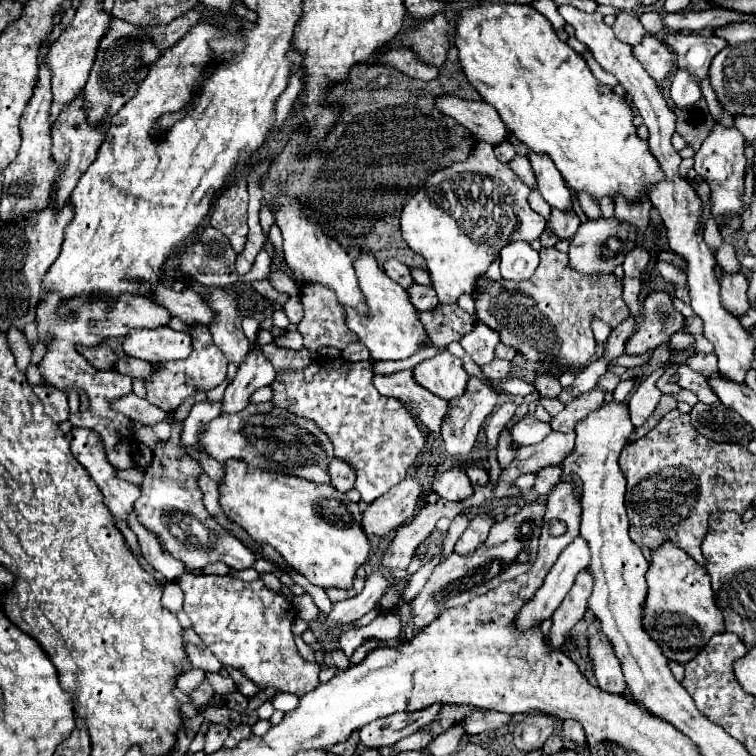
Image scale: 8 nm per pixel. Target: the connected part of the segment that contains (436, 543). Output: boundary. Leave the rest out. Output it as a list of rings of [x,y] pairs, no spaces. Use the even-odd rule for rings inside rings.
[[[433,530],[431,536],[421,544],[421,548],[415,550],[415,558],[421,558],[421,566],[431,562],[435,556],[443,552],[443,540],[445,540],[445,532]]]

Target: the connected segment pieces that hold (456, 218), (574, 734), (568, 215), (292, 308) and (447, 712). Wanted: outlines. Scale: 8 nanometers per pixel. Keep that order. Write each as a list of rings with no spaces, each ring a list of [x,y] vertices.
[[[479,140],[471,152],[471,156],[465,162],[457,162],[453,166],[437,170],[402,209],[400,215],[400,230],[403,232],[403,240],[411,246],[413,252],[421,254],[425,258],[427,272],[431,276],[431,286],[437,292],[439,302],[443,304],[455,304],[461,294],[471,294],[475,288],[475,282],[483,272],[487,272],[489,264],[499,258],[499,250],[515,240],[533,242],[541,236],[547,222],[537,212],[531,210],[527,196],[529,186],[521,182],[521,178],[507,166],[501,164],[495,154],[493,146]]]
[[[565,720],[565,722],[563,722],[561,736],[567,738],[567,740],[571,740],[571,742],[577,742],[577,744],[585,742],[585,732],[583,732],[583,728],[581,728],[579,724],[575,724],[575,720],[573,720],[573,722],[571,722],[571,720]]]
[[[551,208],[549,230],[555,232],[561,240],[571,238],[577,232],[579,224],[581,224],[581,220],[575,212],[559,212],[559,208]]]
[[[299,296],[289,298],[289,300],[283,304],[283,310],[285,310],[287,318],[289,318],[293,324],[299,324],[299,322],[301,322],[301,318],[303,318],[303,308],[301,308]]]
[[[443,706],[443,710],[441,710],[441,714],[437,716],[437,720],[435,722],[431,722],[427,728],[429,730],[433,730],[433,734],[437,736],[437,734],[441,734],[441,732],[445,732],[447,728],[451,728],[453,724],[457,724],[457,722],[461,722],[463,718],[467,718],[469,714],[473,712],[473,708],[457,708],[457,706]]]

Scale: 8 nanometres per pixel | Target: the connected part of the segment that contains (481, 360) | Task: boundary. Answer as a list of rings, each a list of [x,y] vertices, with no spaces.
[[[477,322],[475,328],[459,340],[459,344],[479,366],[483,366],[495,358],[495,346],[499,344],[499,334],[487,328],[483,322]]]

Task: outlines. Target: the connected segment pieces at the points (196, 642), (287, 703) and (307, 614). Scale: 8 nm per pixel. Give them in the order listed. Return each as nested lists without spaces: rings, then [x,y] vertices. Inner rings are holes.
[[[185,628],[183,630],[183,642],[185,642],[185,652],[193,664],[193,668],[199,668],[203,672],[207,672],[207,668],[211,672],[219,672],[221,664],[219,660],[209,652],[209,648],[203,644],[203,640],[193,632],[193,628]]]
[[[281,692],[277,696],[273,696],[271,704],[275,710],[281,710],[281,712],[289,712],[289,710],[295,710],[297,704],[299,704],[299,698],[297,696],[291,696],[289,692]]]
[[[303,594],[303,596],[299,596],[299,598],[295,598],[295,610],[297,610],[297,616],[301,618],[301,620],[305,620],[305,622],[311,622],[311,620],[317,620],[319,618],[319,608],[315,606],[315,602],[313,602],[313,598],[309,596],[309,594]]]

